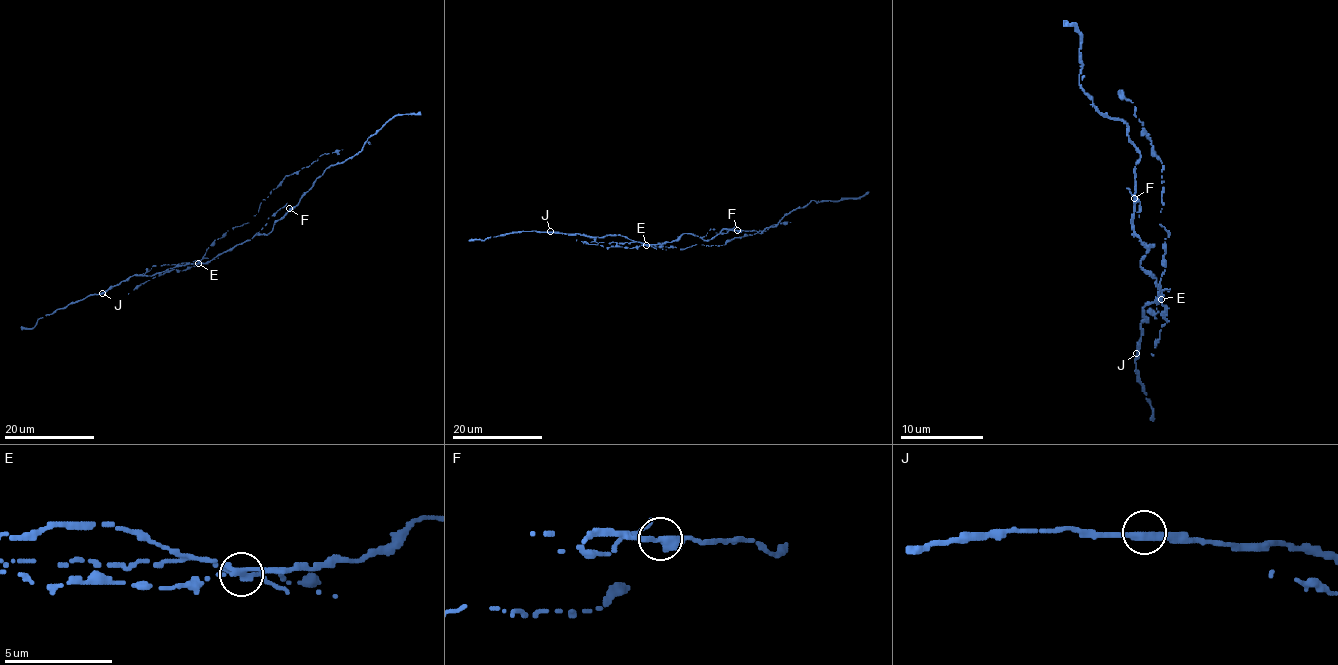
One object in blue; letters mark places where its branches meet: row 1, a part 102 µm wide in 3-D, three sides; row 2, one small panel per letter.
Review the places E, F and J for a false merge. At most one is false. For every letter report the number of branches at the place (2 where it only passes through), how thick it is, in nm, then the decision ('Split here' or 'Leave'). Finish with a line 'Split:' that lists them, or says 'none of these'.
E: Branches: 4. Thickness 280 nm. Split here
F: Branches: 4. Thickness 320 nm. Leave
J: Branches: 2. Thickness 320 nm. Leave
Split: E

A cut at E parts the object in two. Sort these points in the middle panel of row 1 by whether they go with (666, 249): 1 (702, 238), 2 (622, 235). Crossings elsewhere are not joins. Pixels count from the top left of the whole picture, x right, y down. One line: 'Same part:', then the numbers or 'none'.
Same part: none

